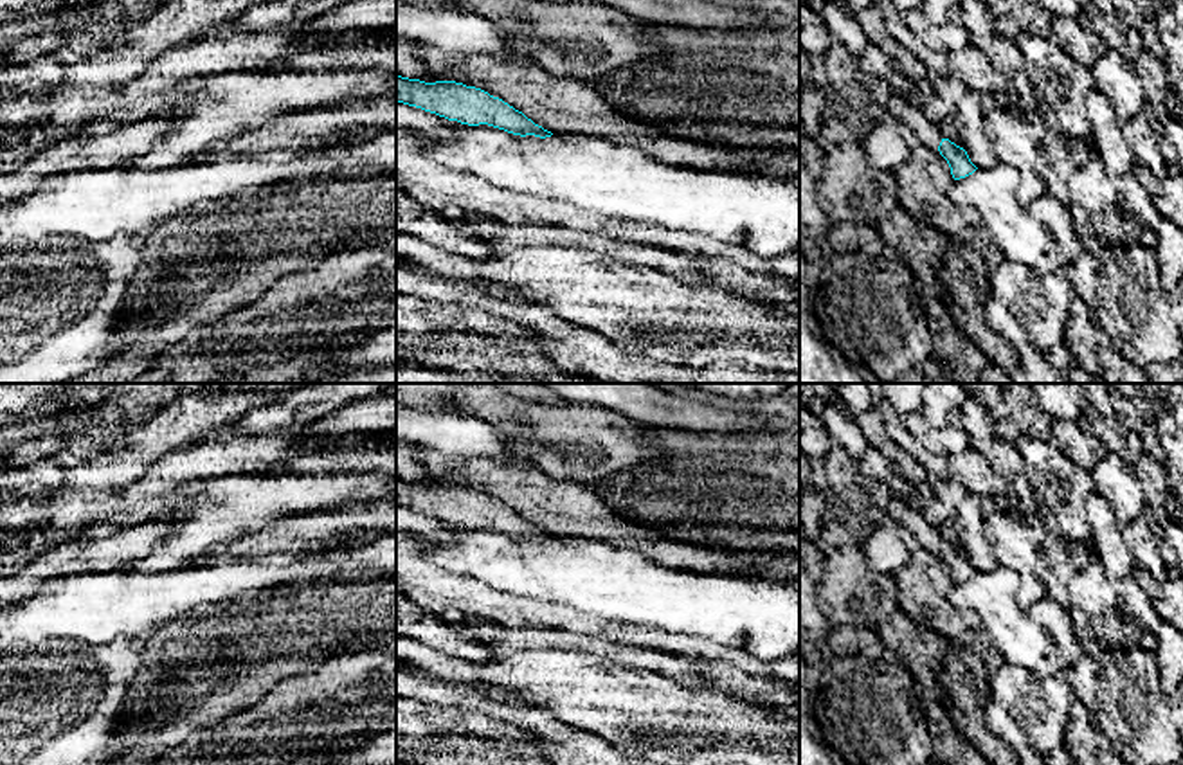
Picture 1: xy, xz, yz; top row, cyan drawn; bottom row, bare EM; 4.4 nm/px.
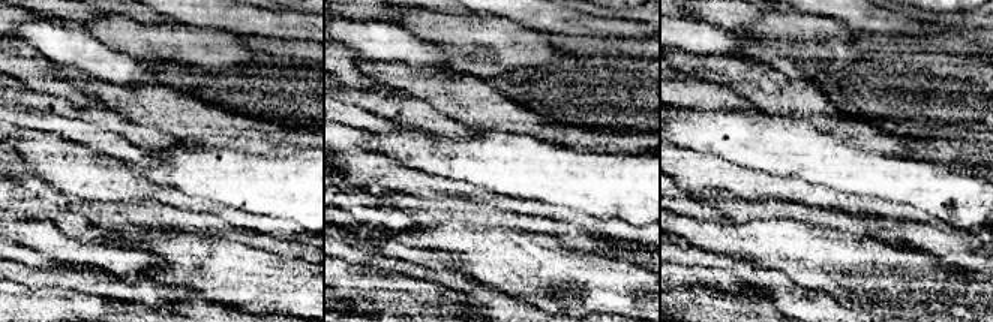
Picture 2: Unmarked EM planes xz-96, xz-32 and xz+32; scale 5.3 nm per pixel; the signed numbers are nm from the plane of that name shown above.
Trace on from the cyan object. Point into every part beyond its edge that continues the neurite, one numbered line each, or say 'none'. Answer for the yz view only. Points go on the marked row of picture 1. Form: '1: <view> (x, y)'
1: yz (948, 128)

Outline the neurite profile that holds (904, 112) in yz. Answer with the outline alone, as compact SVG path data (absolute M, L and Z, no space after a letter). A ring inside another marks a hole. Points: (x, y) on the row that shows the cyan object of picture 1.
M893 94L888 113L899 122L900 135L911 149L918 144L938 149L942 142L940 126L933 122L920 106Z

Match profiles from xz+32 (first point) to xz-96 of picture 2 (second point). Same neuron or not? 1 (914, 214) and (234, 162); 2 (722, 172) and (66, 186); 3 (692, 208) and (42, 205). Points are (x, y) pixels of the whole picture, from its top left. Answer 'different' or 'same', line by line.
1: different
2: same
3: same

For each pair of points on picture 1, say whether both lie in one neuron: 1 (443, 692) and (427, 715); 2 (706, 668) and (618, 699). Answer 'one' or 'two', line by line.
1: two
2: two

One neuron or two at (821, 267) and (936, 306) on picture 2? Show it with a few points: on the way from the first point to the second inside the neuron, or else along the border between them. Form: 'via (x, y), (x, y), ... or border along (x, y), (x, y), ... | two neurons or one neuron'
via (849, 268), (881, 276), (908, 295) | one neuron

